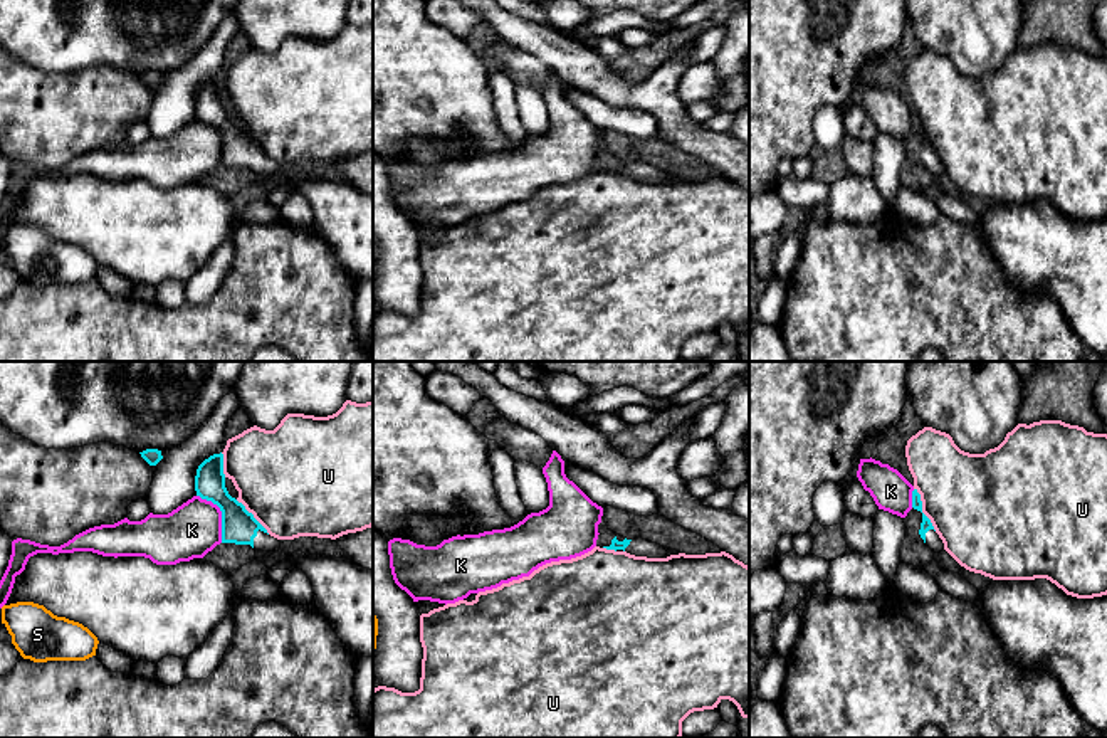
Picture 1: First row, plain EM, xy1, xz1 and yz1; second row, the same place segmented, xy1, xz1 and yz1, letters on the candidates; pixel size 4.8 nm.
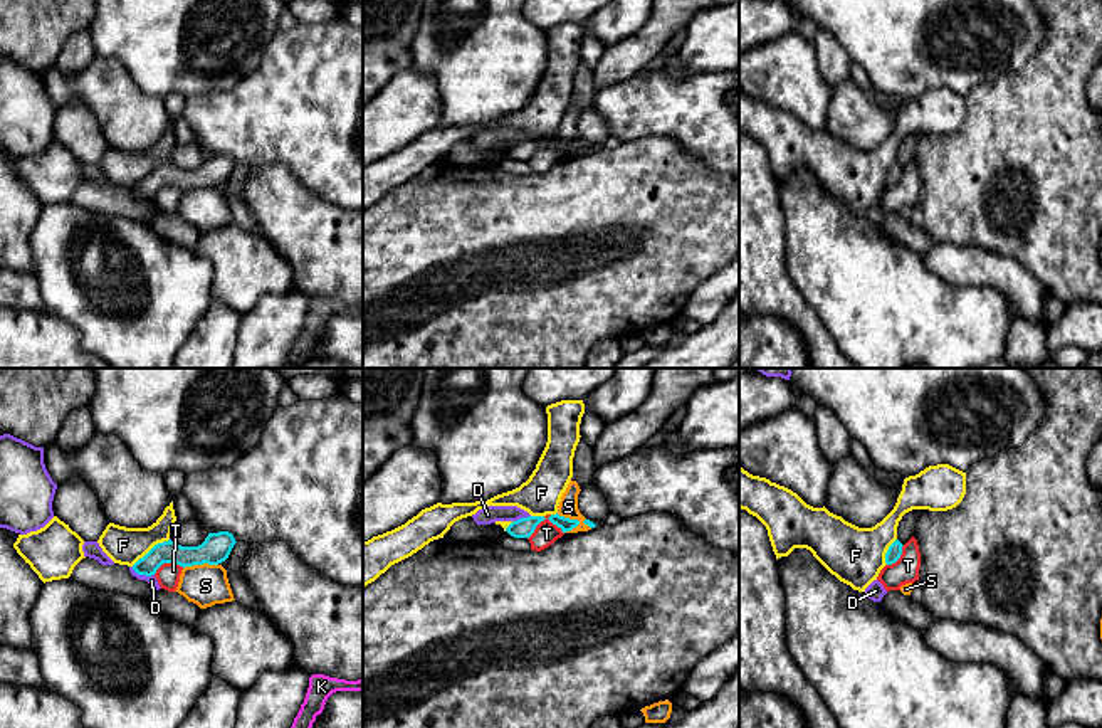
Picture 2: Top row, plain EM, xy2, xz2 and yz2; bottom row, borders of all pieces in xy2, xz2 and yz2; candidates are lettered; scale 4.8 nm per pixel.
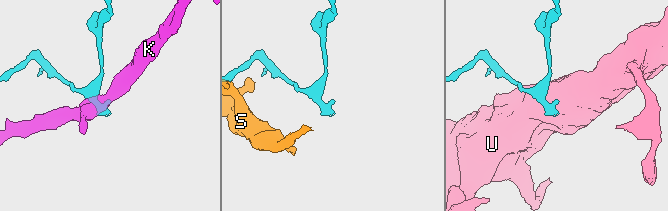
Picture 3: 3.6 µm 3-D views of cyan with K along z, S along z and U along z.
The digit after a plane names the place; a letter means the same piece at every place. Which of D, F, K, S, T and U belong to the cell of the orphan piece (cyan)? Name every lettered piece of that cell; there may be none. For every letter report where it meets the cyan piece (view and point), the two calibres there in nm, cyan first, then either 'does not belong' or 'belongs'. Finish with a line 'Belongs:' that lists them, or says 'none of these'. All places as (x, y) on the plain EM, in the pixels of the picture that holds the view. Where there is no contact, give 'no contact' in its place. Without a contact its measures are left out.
D: xy2 (143, 197) | 110/50 nm | does not belong
F: xy2 (152, 172) | 110/180 nm | does not belong
K: xy1 (222, 138) | 170/260 nm | does not belong
S: xz2 (573, 143) | 60/100 nm | does not belong
T: xz2 (543, 143) | 100/110 nm | does not belong
U: yz1 (921, 133) | 60/440 nm | does not belong
Belongs: none of these

